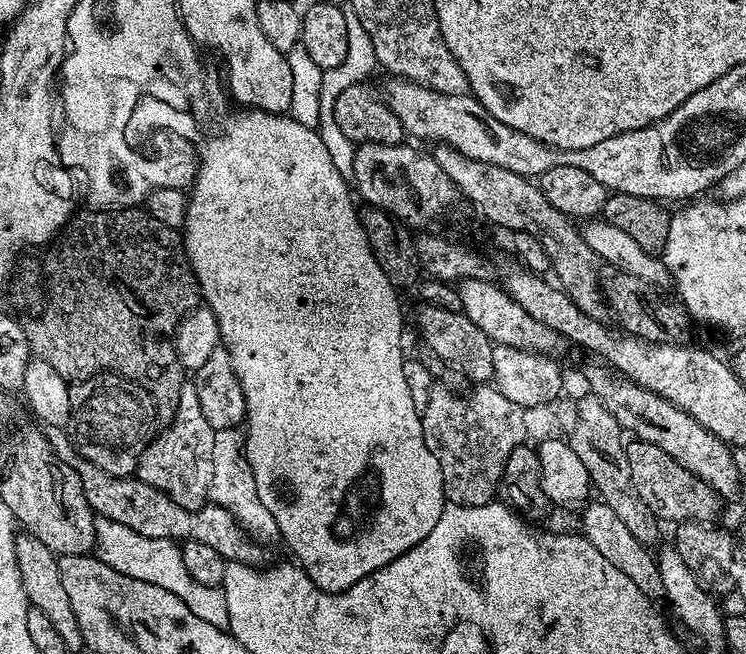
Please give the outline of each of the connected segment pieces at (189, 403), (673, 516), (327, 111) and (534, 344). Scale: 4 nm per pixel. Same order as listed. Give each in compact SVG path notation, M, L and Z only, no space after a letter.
M185 382L180 391L179 415L176 423L165 427L149 447L140 455L134 473L135 479L146 482L162 494L174 498L183 508L201 508L209 499L210 478L214 478L214 434L215 430L202 415L198 403L195 383Z
M635 438L627 441L628 461L630 462L630 478L638 498L643 502L657 520L667 522L667 520L676 520L675 522L712 522L717 518L720 512L722 501L720 496L710 485L702 482L686 466L674 462L666 450L658 450L645 440Z
M348 6L344 8L344 13L346 14L346 58L342 62L342 66L334 66L331 70L322 72L318 131L322 138L322 146L326 146L326 151L330 153L330 159L334 162L334 170L338 170L338 174L348 178L351 177L354 170L354 154L357 145L353 144L350 138L346 138L346 134L342 134L342 129L334 118L334 102L337 100L338 94L342 94L342 90L346 90L346 86L365 83L369 79L368 75L374 70L377 71L378 65L374 54L374 42L370 42L370 34L366 34L362 22L358 22L358 10Z
M484 279L461 280L458 284L464 307L463 313L482 330L482 334L486 334L493 345L505 344L527 352L555 353L555 348L562 344L560 333L550 330L550 326L530 318L530 314L526 314L526 310L522 310L522 306L518 306L518 302L511 300L499 283L491 284L490 281Z

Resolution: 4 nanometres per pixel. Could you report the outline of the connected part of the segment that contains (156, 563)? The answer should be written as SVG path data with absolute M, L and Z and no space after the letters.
M96 516L95 555L106 562L114 570L126 574L130 578L138 578L138 582L150 582L150 586L162 586L162 590L170 590L186 606L190 606L193 614L198 614L202 622L210 622L210 626L227 629L230 622L230 610L226 610L226 598L220 588L202 586L202 582L194 582L190 578L186 565L182 562L180 544L174 540L162 538L146 538L130 526L122 526L122 522L114 522L105 516Z

